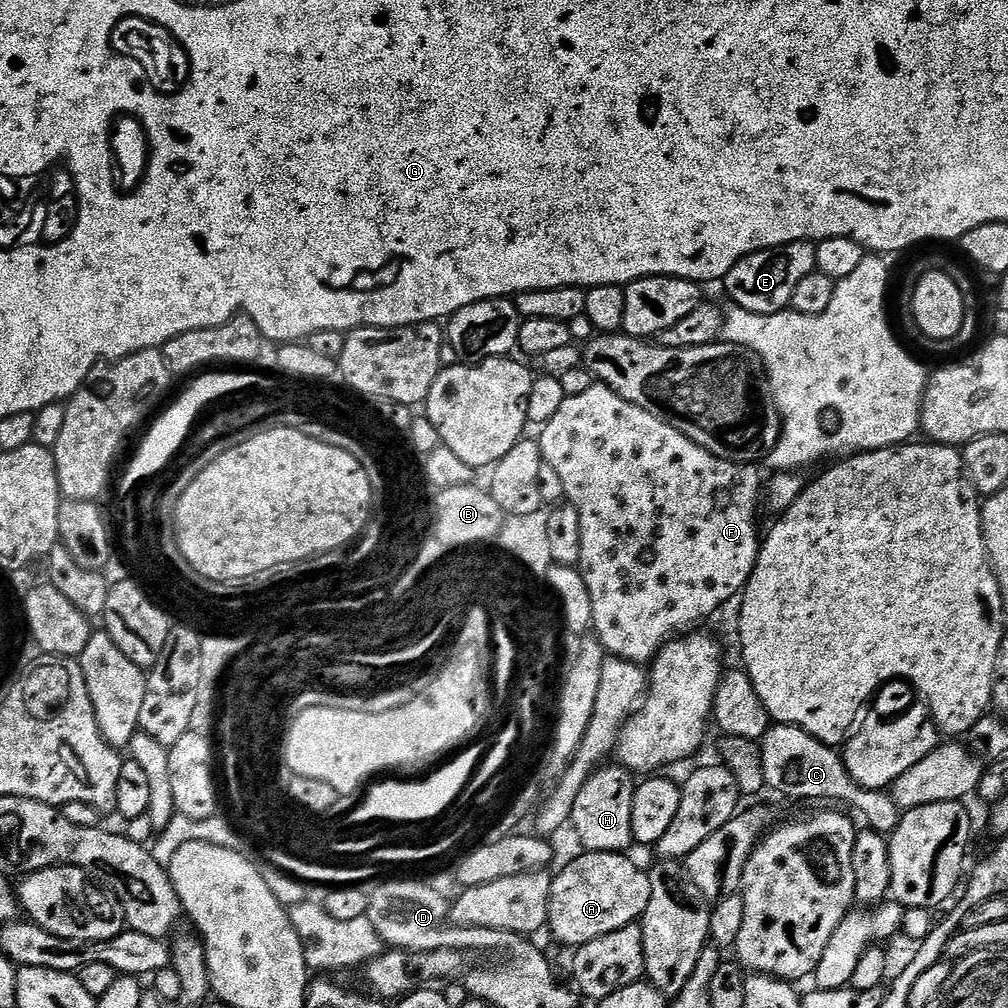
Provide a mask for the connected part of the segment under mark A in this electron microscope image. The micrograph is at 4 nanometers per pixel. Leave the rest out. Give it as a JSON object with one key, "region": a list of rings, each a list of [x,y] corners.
{"region":[[[584,852],[570,866],[552,876],[546,928],[549,933],[552,931],[558,943],[575,950],[586,942],[594,942],[594,938],[602,938],[602,934],[614,934],[614,930],[622,930],[622,926],[635,924],[643,917],[646,905],[650,903],[650,878],[630,857],[623,852]]]}

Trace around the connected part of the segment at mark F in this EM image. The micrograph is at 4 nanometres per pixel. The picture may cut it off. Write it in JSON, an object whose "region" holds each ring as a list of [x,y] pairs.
{"region":[[[599,382],[592,383],[590,390],[582,394],[565,396],[558,414],[554,414],[554,418],[550,418],[550,422],[543,425],[539,432],[538,439],[544,462],[549,463],[561,478],[567,503],[572,504],[574,510],[578,510],[578,522],[582,526],[582,554],[578,571],[590,594],[591,631],[609,657],[629,660],[641,666],[647,665],[656,659],[657,652],[669,640],[703,625],[700,623],[707,616],[714,615],[723,604],[730,603],[732,599],[735,601],[743,593],[756,565],[762,543],[761,533],[756,533],[756,508],[758,512],[758,505],[762,500],[762,476],[760,480],[753,465],[735,464],[718,458],[710,450],[686,438],[686,434],[674,430],[674,426],[662,422],[662,418],[646,414],[646,410],[626,402],[626,398]]]}

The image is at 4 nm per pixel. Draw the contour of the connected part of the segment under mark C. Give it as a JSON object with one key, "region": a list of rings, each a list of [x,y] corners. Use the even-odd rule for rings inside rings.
{"region":[[[775,723],[763,736],[760,749],[764,782],[770,790],[788,798],[844,802],[860,812],[873,831],[884,836],[896,828],[902,814],[891,795],[884,790],[870,791],[857,786],[845,768],[843,757],[831,745],[818,742],[800,727]]]}

